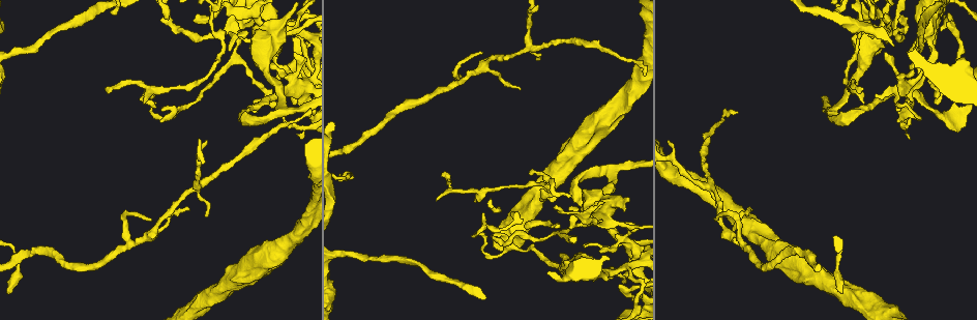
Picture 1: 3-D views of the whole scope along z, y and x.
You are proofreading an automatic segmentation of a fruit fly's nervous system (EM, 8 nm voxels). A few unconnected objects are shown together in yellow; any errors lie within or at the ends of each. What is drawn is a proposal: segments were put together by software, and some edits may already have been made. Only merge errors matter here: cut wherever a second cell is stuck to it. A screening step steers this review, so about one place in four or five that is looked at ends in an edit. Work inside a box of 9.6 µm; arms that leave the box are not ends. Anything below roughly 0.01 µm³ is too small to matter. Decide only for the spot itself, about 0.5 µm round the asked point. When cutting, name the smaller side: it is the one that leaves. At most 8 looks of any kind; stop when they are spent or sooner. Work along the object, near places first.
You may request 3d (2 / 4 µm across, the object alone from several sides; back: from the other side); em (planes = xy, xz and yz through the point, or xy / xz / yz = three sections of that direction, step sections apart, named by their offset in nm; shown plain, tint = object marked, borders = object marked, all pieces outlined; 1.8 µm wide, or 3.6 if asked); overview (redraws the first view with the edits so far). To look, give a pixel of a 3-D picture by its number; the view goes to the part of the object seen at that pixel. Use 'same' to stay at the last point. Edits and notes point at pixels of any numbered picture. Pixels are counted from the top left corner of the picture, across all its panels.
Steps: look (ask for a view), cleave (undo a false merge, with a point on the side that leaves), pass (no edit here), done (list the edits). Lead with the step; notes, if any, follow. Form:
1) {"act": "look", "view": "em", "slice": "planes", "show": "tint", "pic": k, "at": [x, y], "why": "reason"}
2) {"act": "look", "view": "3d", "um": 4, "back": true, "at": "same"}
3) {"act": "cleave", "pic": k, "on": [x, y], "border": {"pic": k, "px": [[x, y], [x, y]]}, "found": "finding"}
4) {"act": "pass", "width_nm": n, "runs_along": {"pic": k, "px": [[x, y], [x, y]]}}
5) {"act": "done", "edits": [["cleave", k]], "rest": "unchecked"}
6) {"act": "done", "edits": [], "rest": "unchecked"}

{"act": "look", "view": "em", "slice": "planes", "show": "tint", "pic": 1, "at": [225, 45], "why": "abrupt turn"}

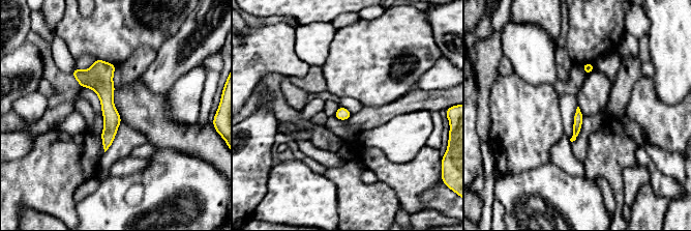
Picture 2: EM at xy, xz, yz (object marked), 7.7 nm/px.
{"act": "pass", "runs_along": {"pic": 2, "px": [[77, 71], [106, 94], [106, 146]]}, "found": "continuous, no second cell"}

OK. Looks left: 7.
{"act": "look", "view": "em", "slice": "yz", "step": 4, "show": "tint", "pic": 1, "at": [289, 28], "why": "abrupt turn"}

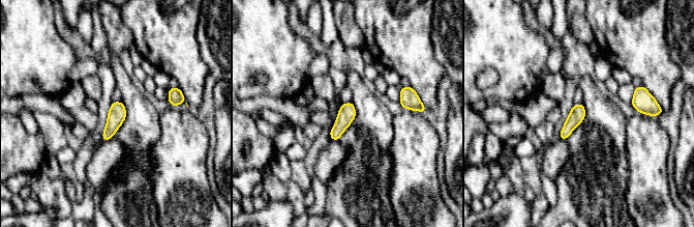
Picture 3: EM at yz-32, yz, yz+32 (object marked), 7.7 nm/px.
{"act": "pass", "found": "continuous, no second cell"}

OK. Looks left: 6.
{"act": "look", "view": "3d", "um": 2, "pic": 1, "at": [902, 80]}

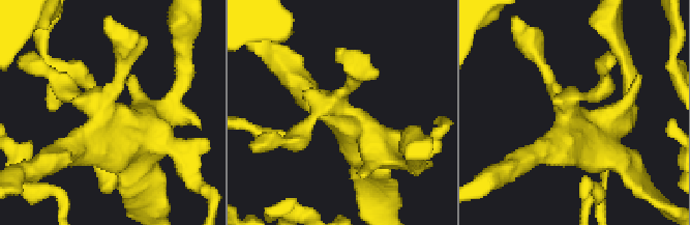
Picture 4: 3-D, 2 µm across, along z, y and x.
{"act": "look", "view": "em", "slice": "xz", "step": 16, "show": "tint", "pic": 4, "at": [570, 111], "why": "now the EM"}

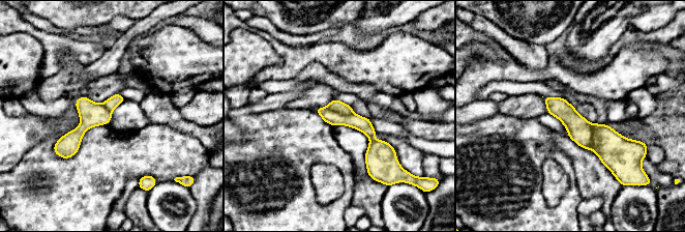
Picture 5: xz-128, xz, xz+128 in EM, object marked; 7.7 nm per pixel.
{"act": "cleave", "pic": 5, "on": [363, 124], "width_nm": 170, "border": {"pic": 5, "px": [[326, 107], [341, 114], [352, 113]]}, "found": "two cells meet here"}

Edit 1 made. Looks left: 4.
{"act": "look", "view": "overview"}

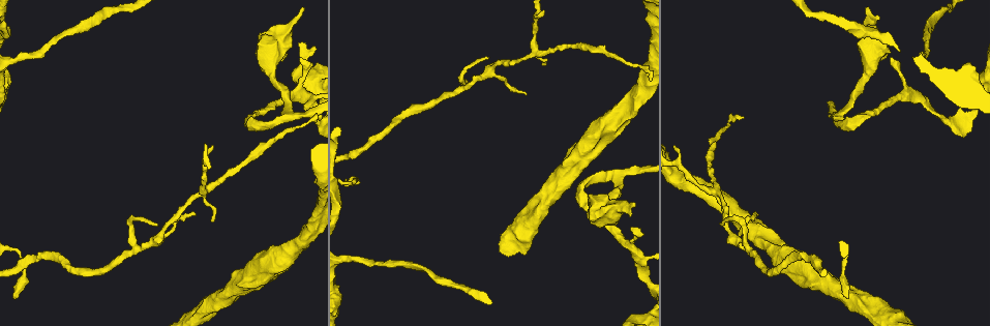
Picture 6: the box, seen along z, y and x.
{"act": "look", "view": "3d", "um": 4, "pic": 6, "at": [536, 53], "why": "arms part here"}

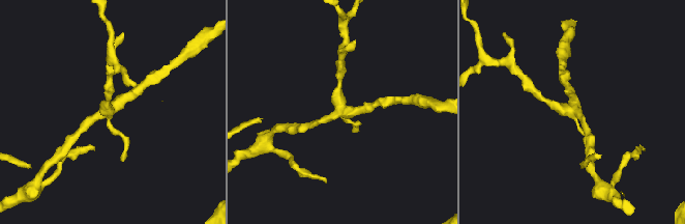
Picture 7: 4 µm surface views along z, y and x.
{"act": "look", "view": "em", "um": 3.6, "slice": "planes", "show": "borders", "pic": 7, "at": [339, 110]}

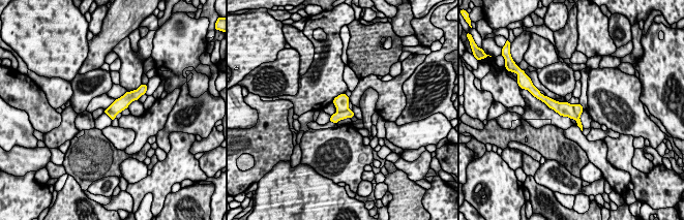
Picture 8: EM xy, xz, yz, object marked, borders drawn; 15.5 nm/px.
{"act": "cleave", "pic": 8, "on": [111, 115], "found": "a second cell is stuck on"}

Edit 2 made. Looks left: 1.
{"act": "done", "edits": [["cleave", 5], ["cleave", 8]], "rest": "unchecked"}

